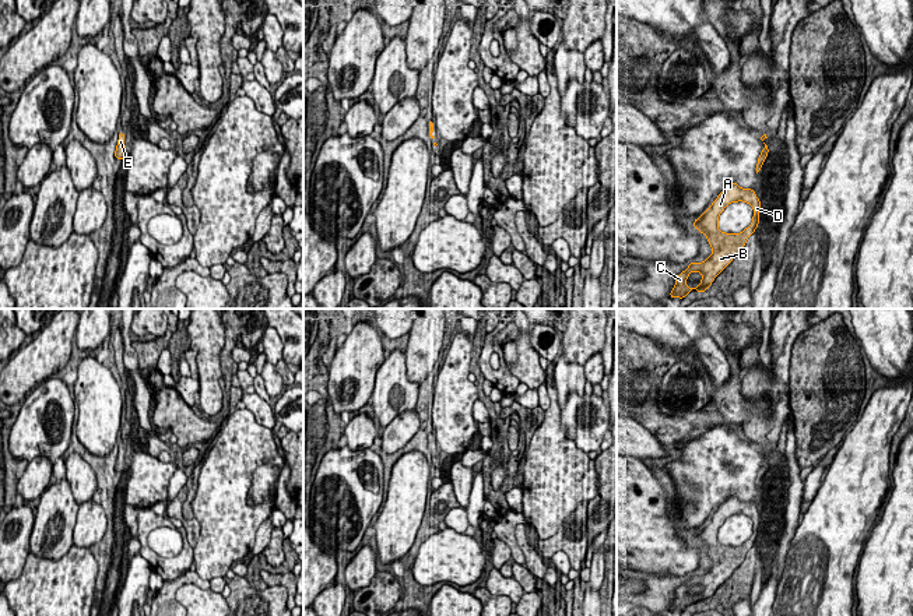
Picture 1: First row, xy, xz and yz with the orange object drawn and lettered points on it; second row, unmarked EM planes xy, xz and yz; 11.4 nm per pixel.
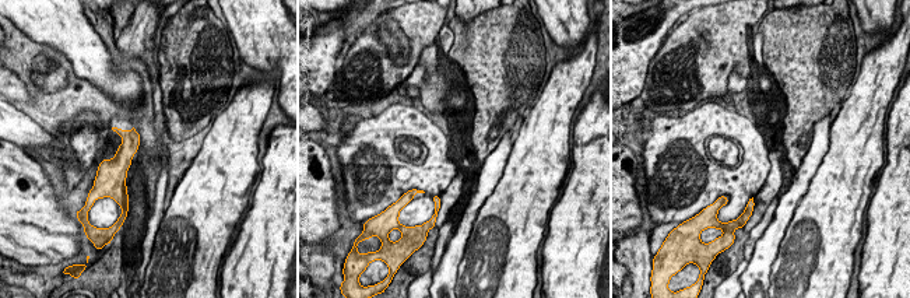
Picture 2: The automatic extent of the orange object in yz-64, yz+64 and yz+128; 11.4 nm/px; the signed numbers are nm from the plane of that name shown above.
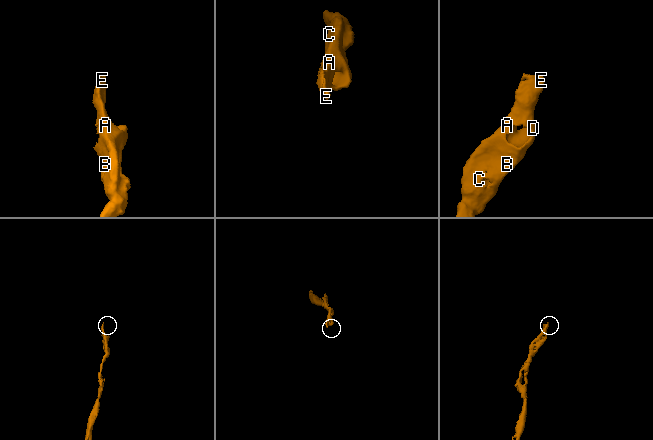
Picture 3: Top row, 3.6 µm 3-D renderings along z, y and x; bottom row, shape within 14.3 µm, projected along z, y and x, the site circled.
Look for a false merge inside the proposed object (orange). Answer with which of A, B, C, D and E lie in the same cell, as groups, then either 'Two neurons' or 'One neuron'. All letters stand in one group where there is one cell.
Groups: A B C D E. One neuron

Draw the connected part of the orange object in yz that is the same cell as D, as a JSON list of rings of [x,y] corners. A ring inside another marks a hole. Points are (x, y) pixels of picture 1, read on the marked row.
[[[731,182],[712,205],[693,221],[693,228],[703,233],[707,243],[712,246],[712,254],[703,263],[689,263],[688,268],[675,277],[675,286],[670,292],[670,299],[680,298],[681,300],[692,291],[705,293],[714,278],[740,254],[748,237],[759,225],[761,200],[754,189],[741,189],[735,182]],[[731,203],[747,203],[754,210],[752,222],[741,233],[726,233],[719,229],[719,217]],[[691,272],[700,272],[700,284],[695,288],[686,286],[685,281]]]

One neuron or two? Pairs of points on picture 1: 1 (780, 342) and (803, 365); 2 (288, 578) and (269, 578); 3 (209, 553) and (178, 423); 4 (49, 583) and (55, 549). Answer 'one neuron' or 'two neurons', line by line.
1: two neurons
2: one neuron
3: two neurons
4: two neurons

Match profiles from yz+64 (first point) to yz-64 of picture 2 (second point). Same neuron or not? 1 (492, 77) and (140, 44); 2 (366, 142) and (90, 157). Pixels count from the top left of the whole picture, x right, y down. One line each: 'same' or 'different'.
1: different
2: same

